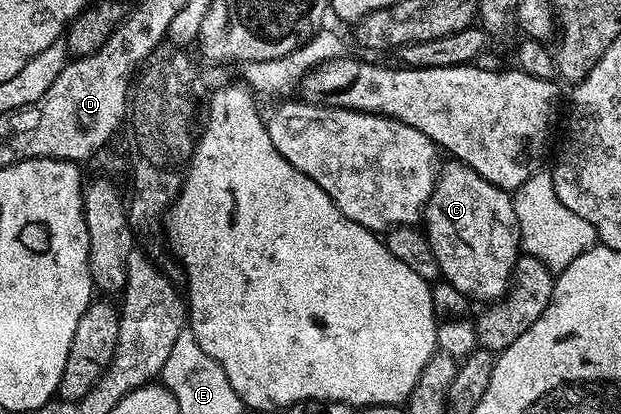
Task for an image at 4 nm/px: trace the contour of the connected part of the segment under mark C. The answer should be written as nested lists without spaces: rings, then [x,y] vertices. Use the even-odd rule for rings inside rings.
[[[449,161],[442,166],[435,189],[425,206],[423,216],[423,234],[429,240],[435,253],[435,261],[439,261],[439,269],[444,282],[455,285],[459,293],[468,295],[470,300],[482,299],[482,304],[489,305],[500,300],[511,286],[513,266],[521,251],[521,234],[515,217],[513,196],[508,191],[491,185],[475,169],[465,163]]]

